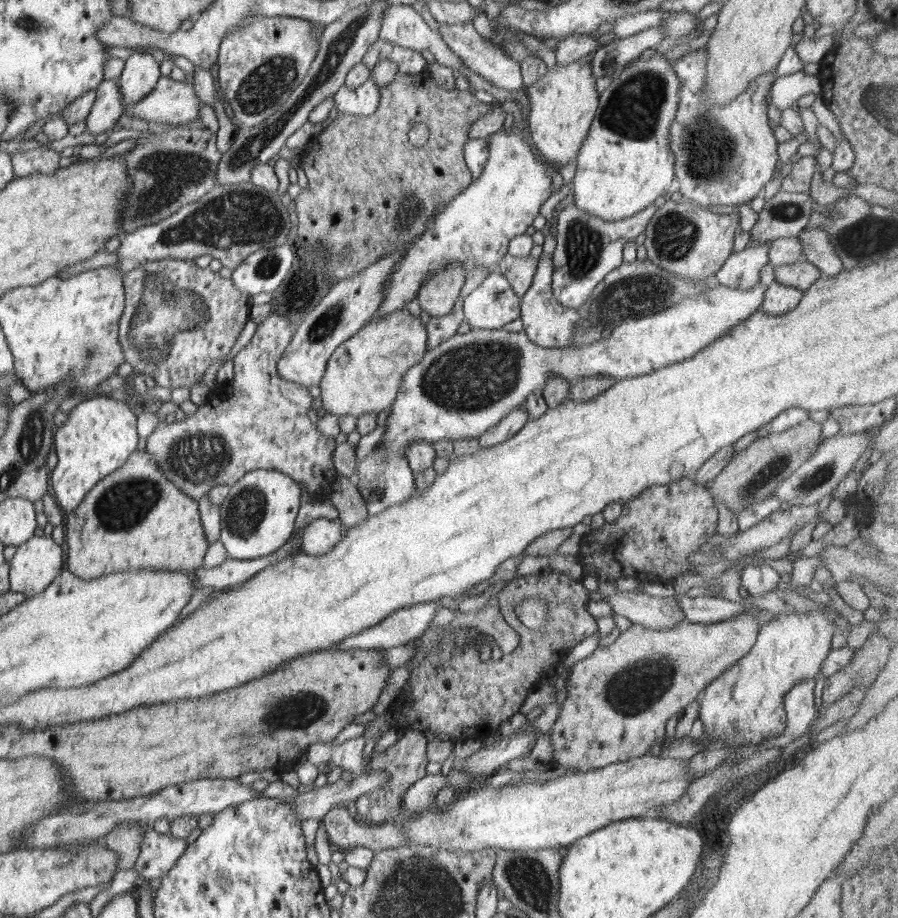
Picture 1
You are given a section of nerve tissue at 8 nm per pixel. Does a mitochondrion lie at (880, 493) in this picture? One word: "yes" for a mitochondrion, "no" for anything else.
no

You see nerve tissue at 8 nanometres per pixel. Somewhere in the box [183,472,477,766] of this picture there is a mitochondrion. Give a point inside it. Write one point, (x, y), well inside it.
(300, 710)

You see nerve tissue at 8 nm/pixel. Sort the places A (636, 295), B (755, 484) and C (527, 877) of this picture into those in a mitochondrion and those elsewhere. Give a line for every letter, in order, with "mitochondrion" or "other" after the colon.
A: mitochondrion
B: mitochondrion
C: mitochondrion

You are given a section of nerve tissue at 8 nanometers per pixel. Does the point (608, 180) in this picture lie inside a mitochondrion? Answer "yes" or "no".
no

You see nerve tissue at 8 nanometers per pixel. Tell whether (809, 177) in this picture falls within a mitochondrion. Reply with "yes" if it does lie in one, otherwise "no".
no

